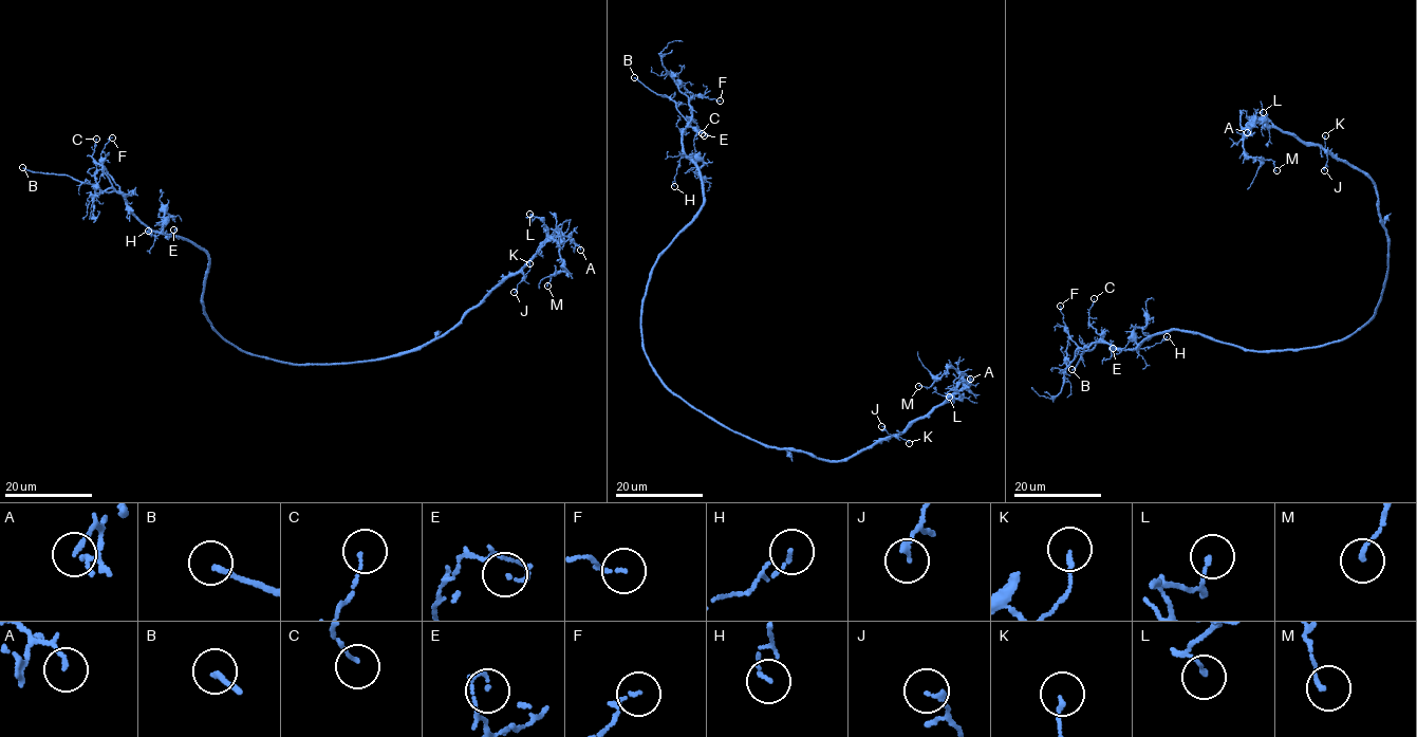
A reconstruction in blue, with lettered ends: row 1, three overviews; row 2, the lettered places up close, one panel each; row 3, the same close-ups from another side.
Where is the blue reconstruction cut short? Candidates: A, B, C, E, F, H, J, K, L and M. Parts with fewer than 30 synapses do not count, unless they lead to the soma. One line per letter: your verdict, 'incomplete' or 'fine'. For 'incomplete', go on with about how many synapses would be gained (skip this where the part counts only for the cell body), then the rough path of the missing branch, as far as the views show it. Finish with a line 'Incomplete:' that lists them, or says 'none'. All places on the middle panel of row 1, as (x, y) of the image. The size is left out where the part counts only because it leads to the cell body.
A: fine
B: incomplete; missing branch runs (634, 77), (631, 81), (638, 95), (648, 84), (660, 78), (692, 80), (704, 85), (731, 83), (740, 76)
C: fine
E: fine
F: fine
H: fine
J: fine
K: fine
L: fine
M: fine
Incomplete: B

